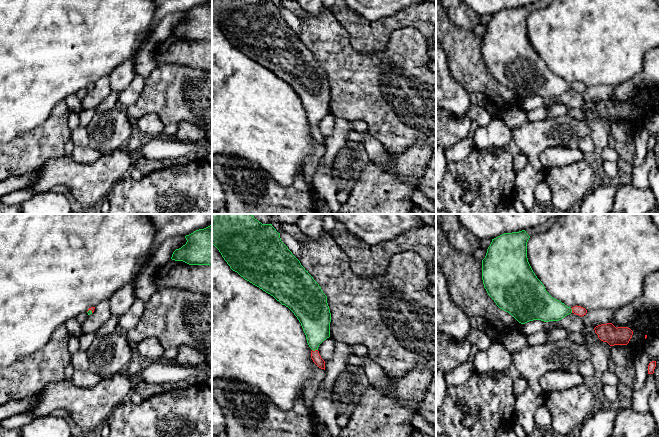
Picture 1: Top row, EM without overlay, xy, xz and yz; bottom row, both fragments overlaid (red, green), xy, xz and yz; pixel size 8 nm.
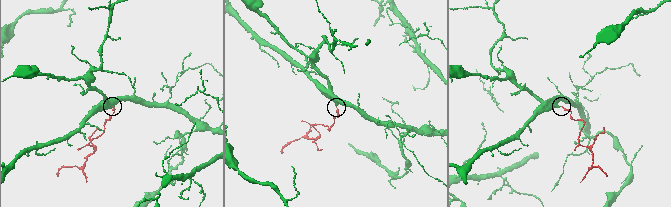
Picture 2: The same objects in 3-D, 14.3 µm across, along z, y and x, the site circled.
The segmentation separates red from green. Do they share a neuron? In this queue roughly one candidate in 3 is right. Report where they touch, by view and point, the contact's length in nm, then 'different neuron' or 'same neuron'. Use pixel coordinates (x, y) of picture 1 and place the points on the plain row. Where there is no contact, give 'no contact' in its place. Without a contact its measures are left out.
contact xz (315, 126); length 50 nm; same neuron

